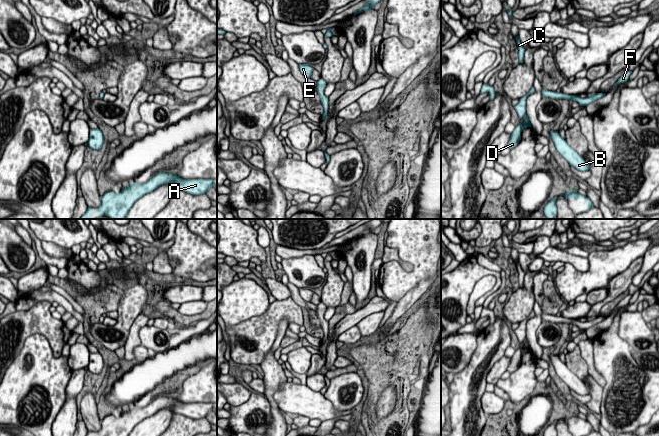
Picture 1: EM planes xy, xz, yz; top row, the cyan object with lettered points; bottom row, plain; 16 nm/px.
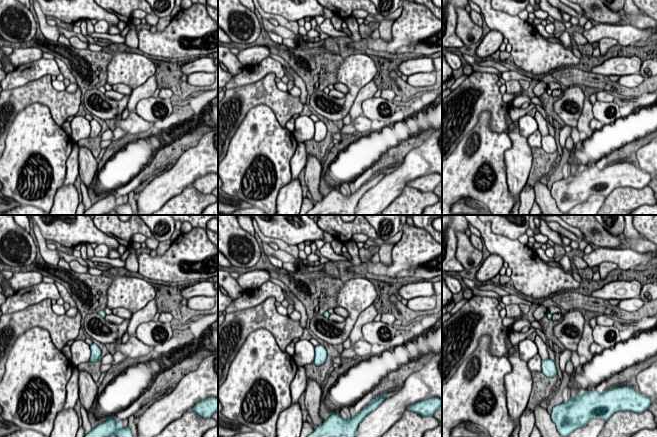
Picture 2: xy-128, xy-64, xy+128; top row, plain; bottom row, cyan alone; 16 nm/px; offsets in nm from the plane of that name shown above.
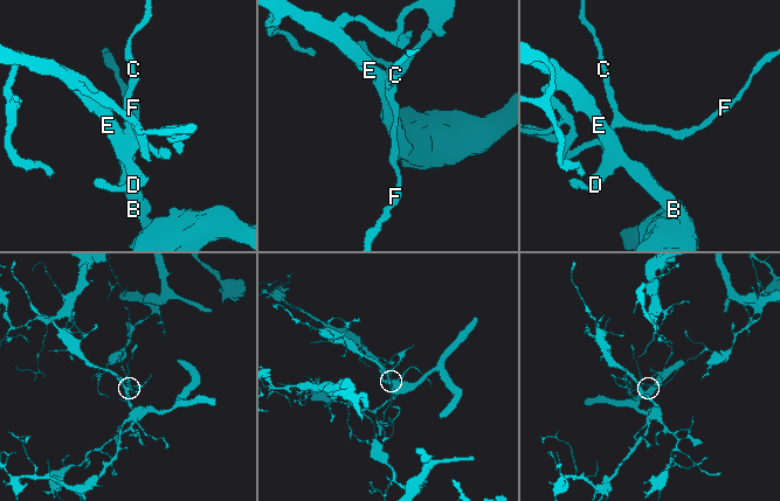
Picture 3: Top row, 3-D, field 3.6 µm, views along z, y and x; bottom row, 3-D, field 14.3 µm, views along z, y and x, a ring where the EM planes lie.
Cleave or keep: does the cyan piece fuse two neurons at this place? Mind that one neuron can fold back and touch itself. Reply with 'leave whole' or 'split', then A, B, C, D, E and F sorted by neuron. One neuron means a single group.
split; groups A B C D E / F

